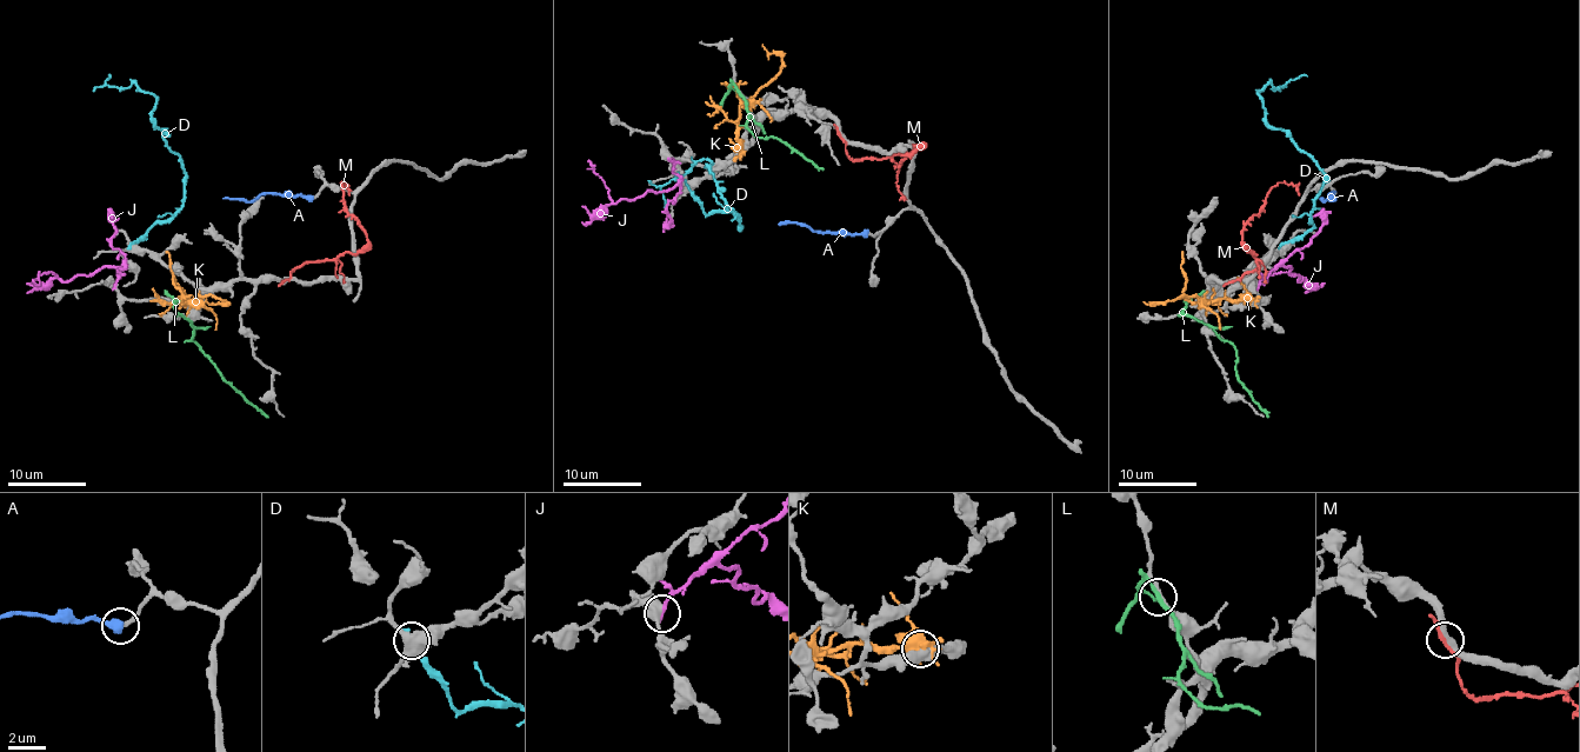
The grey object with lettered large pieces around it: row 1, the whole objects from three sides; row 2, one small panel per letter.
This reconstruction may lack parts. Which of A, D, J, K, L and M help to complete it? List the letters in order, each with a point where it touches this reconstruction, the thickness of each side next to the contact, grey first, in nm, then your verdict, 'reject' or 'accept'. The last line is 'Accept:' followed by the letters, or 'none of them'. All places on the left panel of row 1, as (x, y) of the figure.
A: meets grey at (312, 198); 240 nm thick on the grey side, 550 nm on the other; accept
D: meets grey at (131, 245); 500 nm thick on the grey side, 280 nm on the other; reject
J: meets grey at (114, 286); 480 nm thick on the grey side, 220 nm on the other; reject
K: meets grey at (185, 300); 550 nm thick on the grey side, 480 nm on the other; reject
L: meets grey at (182, 317); 180 nm thick on the grey side, 200 nm on the other; reject
M: meets grey at (285, 280); 420 nm thick on the grey side, 180 nm on the other; reject
Accept: A

